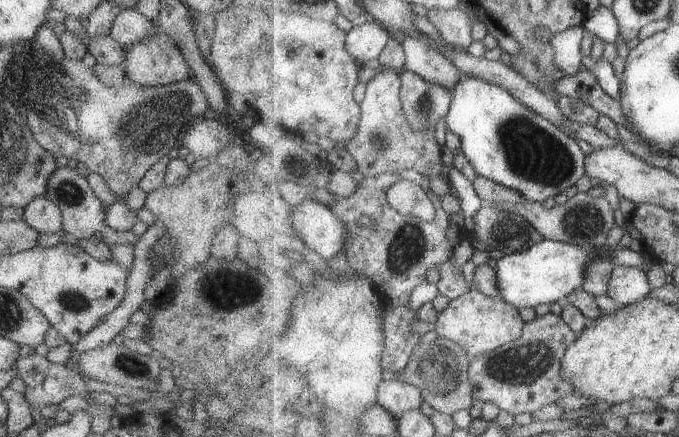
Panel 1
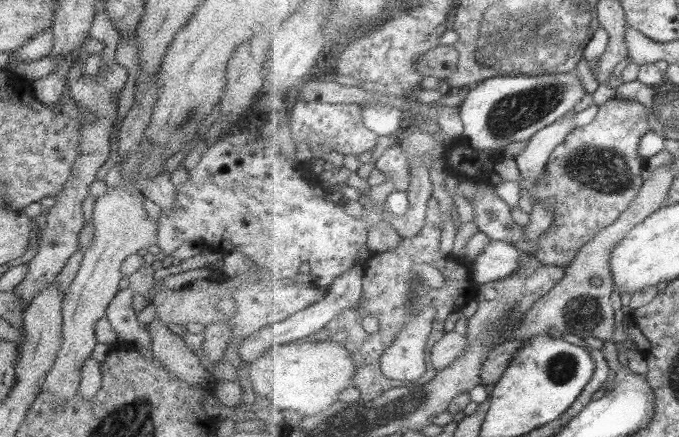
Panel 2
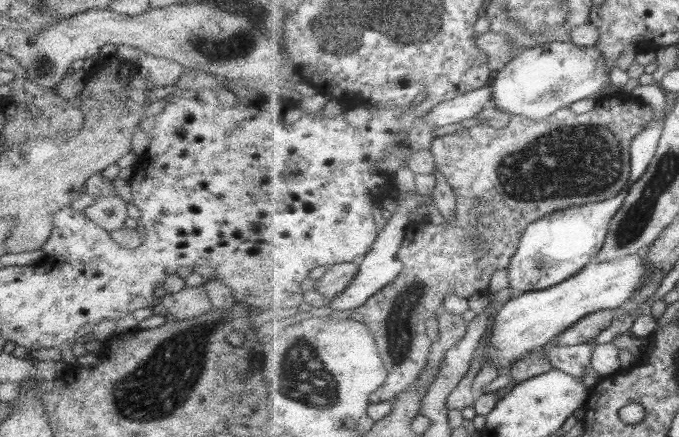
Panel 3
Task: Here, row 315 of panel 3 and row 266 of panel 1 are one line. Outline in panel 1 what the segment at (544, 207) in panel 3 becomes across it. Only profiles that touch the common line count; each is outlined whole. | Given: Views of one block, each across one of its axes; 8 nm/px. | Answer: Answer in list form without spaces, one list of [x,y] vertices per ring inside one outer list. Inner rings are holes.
[[[398,173],[364,178],[351,196],[339,198],[336,206],[331,206],[332,212],[348,225],[350,231],[346,256],[351,268],[374,281],[389,300],[385,307],[383,321],[387,341],[383,355],[383,368],[393,374],[407,369],[409,358],[414,354],[422,336],[412,332],[412,325],[419,318],[417,312],[409,309],[409,298],[415,288],[426,282],[427,272],[434,267],[441,267],[450,260],[454,248],[452,238],[449,237],[449,229],[452,226],[451,215],[442,208],[442,198],[436,196],[426,182],[424,190],[433,200],[435,210],[438,211],[436,220],[426,222],[416,217],[404,216],[395,211],[388,202],[388,191],[398,181],[401,181],[401,174]],[[365,217],[373,220],[376,227],[365,227],[361,223]]]

